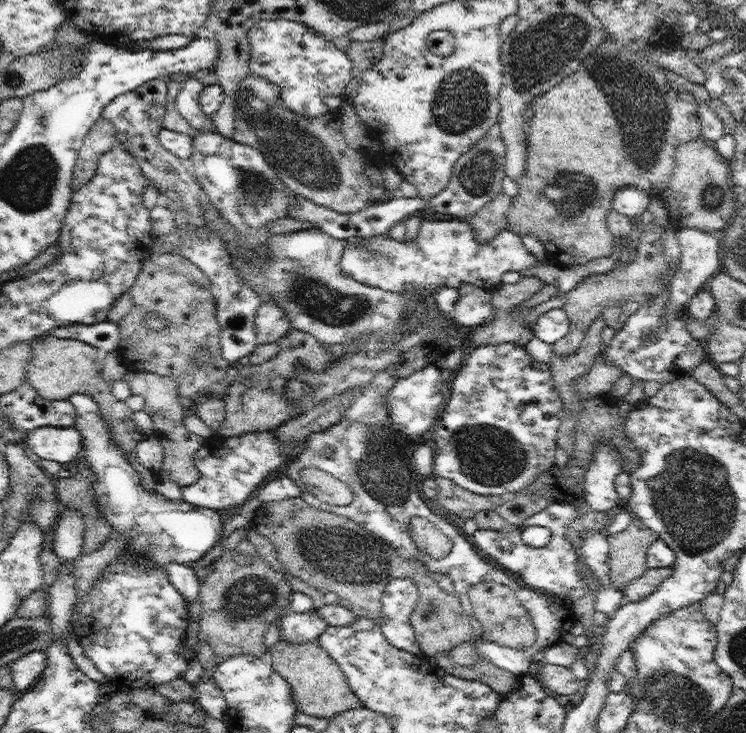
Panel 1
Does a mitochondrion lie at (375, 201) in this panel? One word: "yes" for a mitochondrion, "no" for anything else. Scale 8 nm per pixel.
no

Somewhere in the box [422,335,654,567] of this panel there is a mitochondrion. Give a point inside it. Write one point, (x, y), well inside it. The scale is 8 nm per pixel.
(488, 456)

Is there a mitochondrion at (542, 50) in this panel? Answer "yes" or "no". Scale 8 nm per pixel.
yes

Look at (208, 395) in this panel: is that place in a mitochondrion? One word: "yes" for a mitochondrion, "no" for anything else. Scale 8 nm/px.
no

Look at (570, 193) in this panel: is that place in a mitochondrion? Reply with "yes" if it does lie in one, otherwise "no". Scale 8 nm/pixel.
yes

